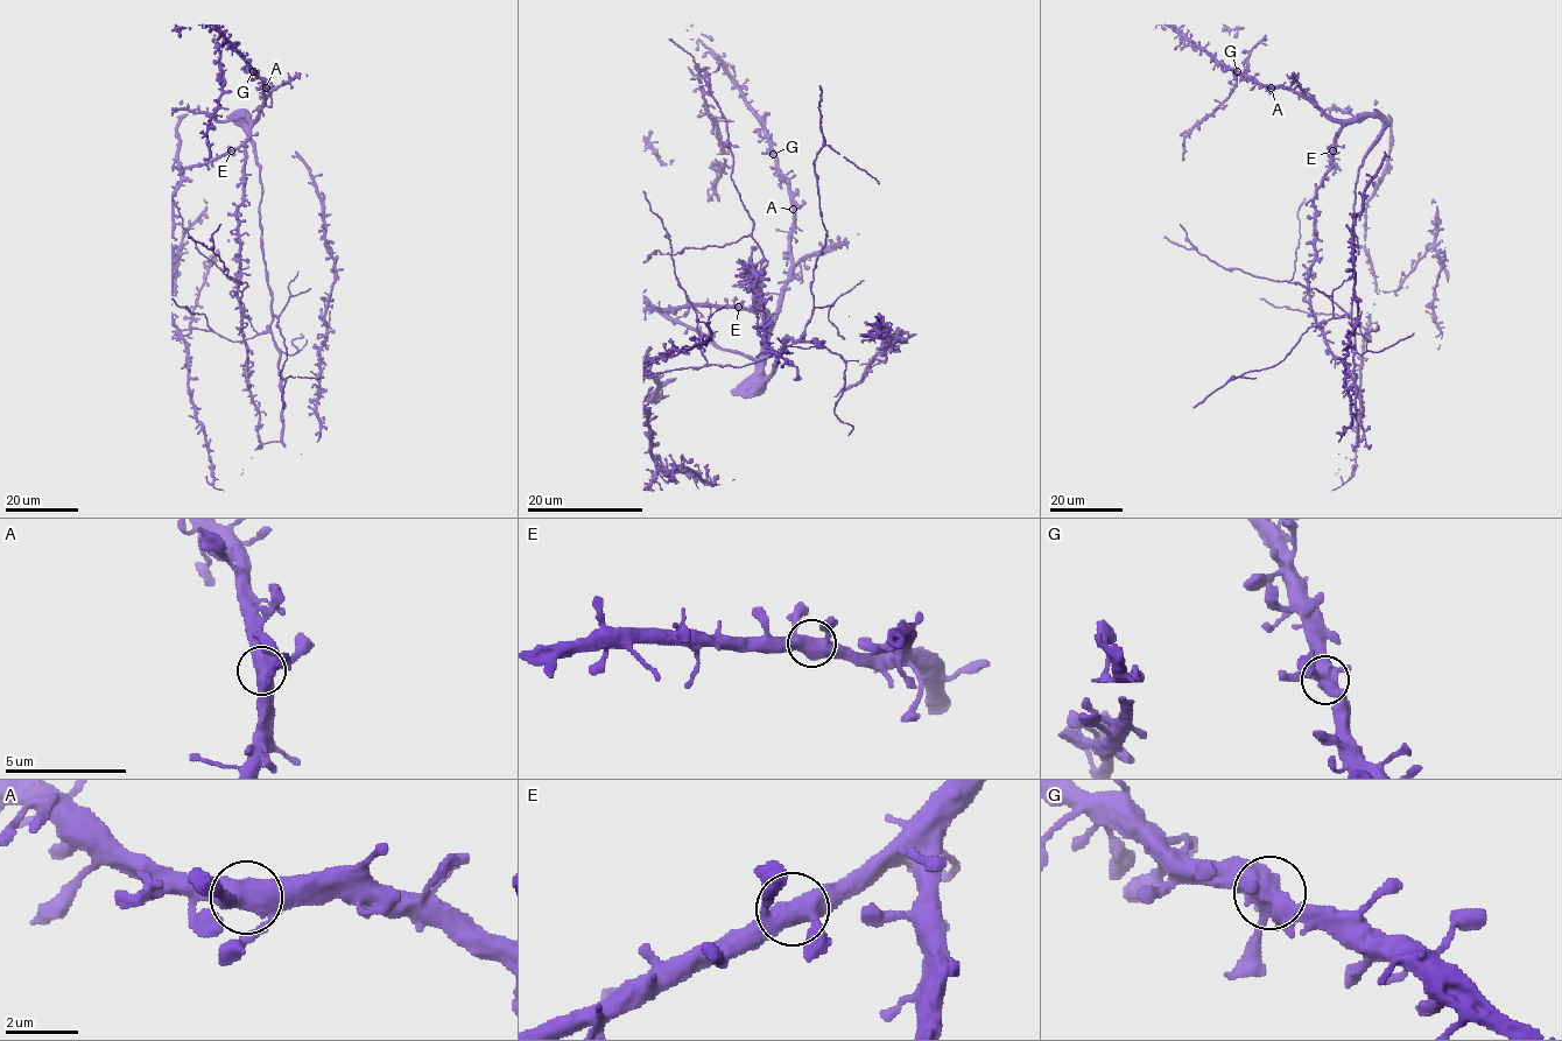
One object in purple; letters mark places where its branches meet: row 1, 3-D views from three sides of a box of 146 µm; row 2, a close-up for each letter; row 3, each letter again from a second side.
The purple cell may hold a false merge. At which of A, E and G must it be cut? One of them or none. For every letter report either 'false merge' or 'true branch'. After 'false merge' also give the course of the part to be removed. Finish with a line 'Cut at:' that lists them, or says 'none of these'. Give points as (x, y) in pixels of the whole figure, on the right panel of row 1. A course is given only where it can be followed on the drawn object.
A: true branch
E: true branch
G: true branch
Cut at: none of these

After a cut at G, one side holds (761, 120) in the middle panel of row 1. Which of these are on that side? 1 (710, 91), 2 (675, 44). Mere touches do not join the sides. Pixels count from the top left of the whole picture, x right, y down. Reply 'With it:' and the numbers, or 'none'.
With it: none

